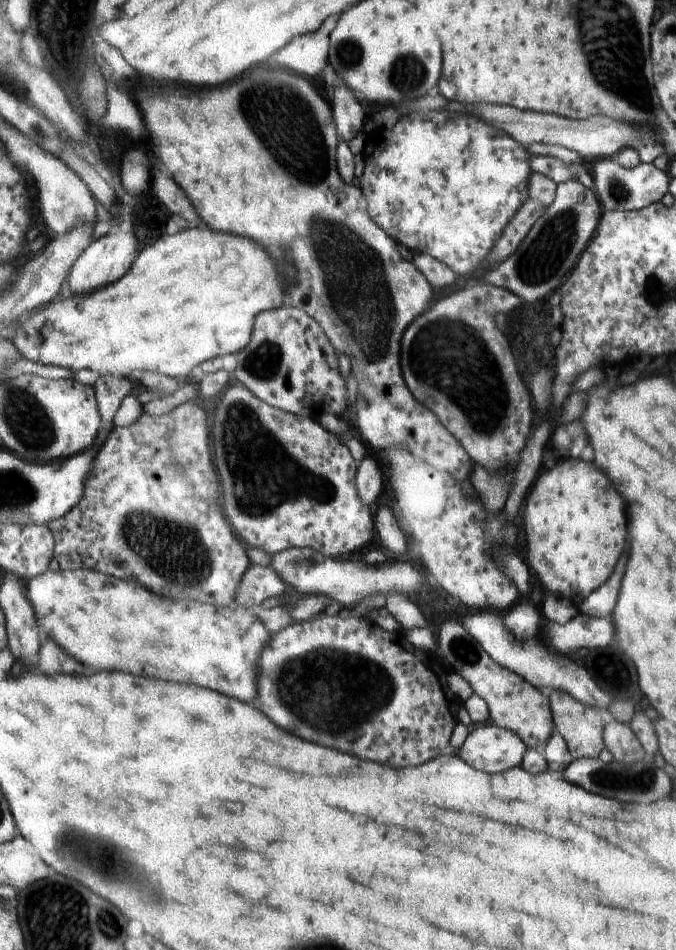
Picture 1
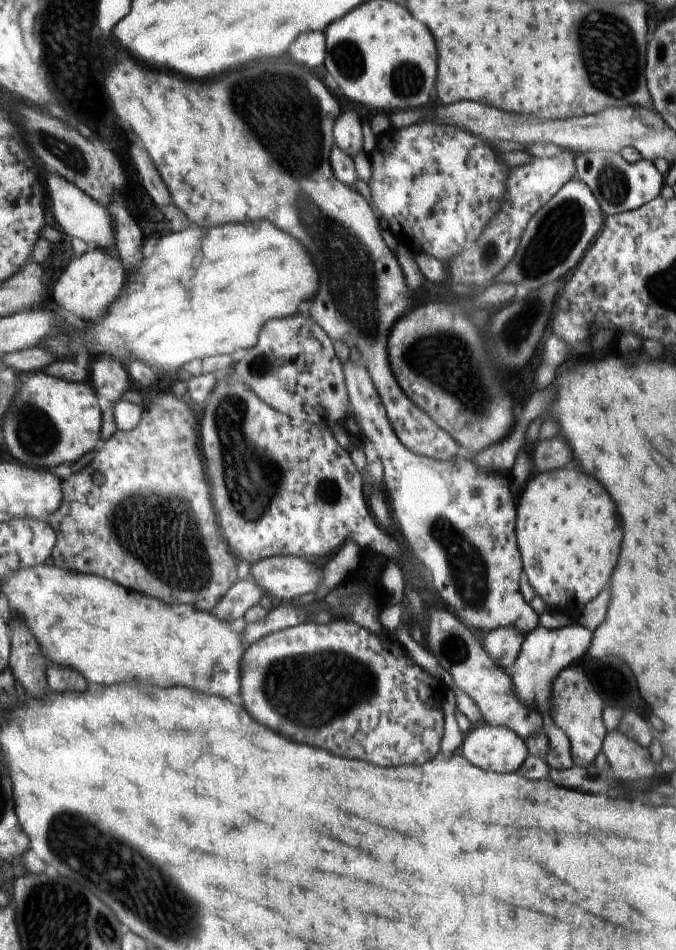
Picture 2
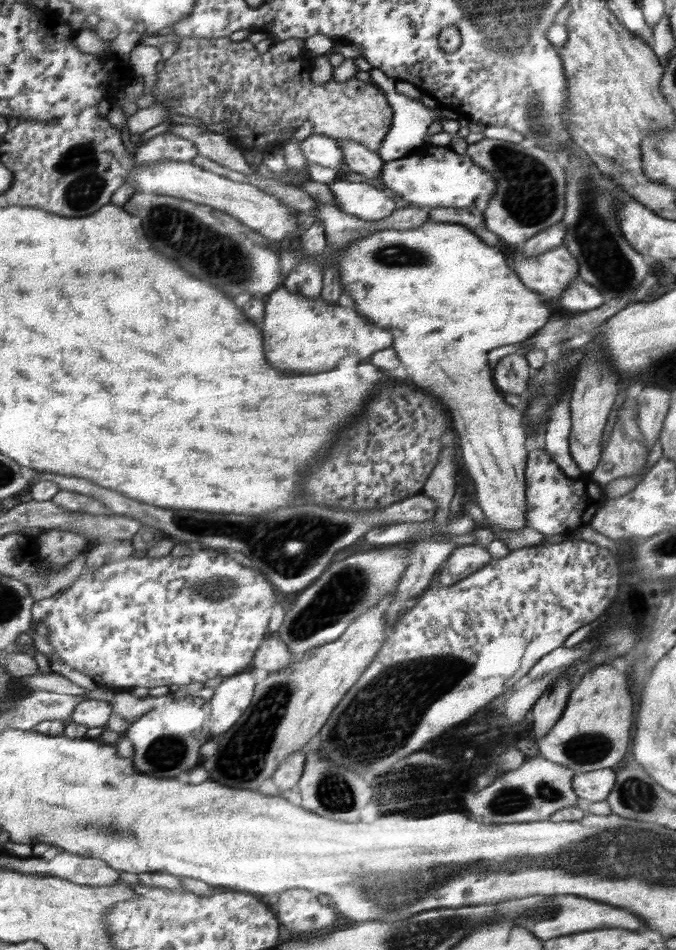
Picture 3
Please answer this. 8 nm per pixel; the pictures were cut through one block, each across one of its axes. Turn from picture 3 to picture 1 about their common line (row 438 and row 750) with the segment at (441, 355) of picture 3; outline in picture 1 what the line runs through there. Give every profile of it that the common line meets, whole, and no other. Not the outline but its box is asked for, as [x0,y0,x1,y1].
[456,722,527,774]

